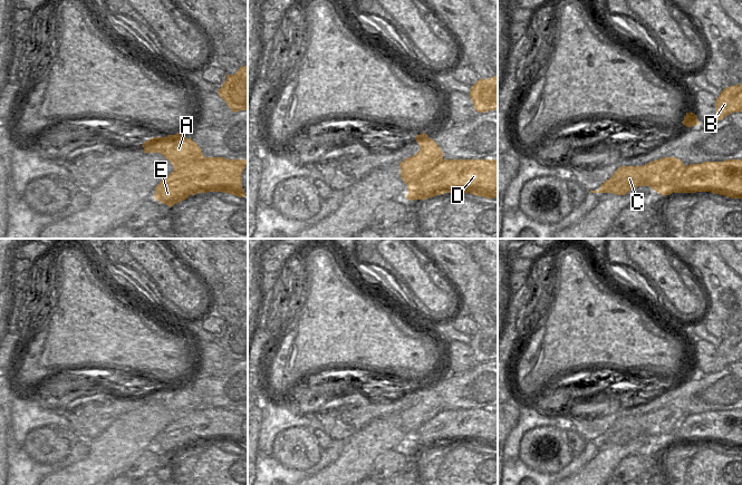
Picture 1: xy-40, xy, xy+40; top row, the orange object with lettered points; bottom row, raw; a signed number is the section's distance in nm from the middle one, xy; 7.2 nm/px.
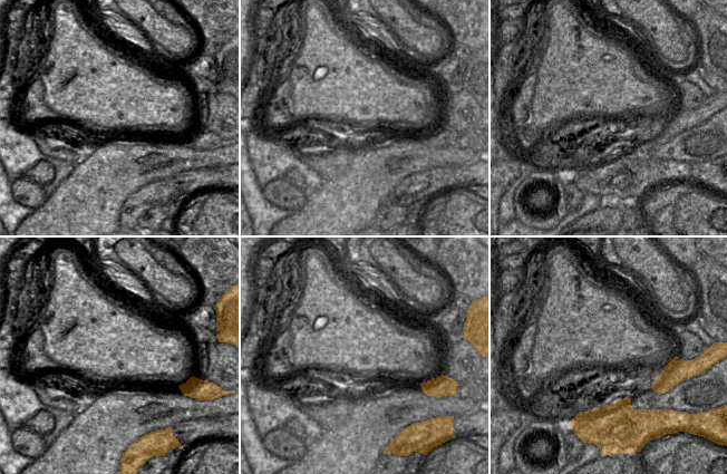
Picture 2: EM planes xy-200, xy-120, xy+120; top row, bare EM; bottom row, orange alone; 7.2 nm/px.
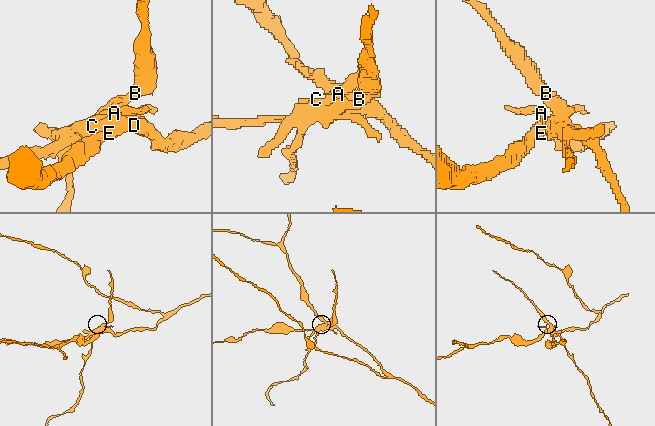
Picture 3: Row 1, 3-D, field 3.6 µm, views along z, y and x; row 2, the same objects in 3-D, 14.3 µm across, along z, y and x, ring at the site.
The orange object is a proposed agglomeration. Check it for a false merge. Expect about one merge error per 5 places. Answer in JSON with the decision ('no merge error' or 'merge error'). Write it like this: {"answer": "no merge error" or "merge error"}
{"answer": "merge error"}

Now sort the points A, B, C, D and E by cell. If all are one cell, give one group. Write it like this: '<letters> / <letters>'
A B C / D E

